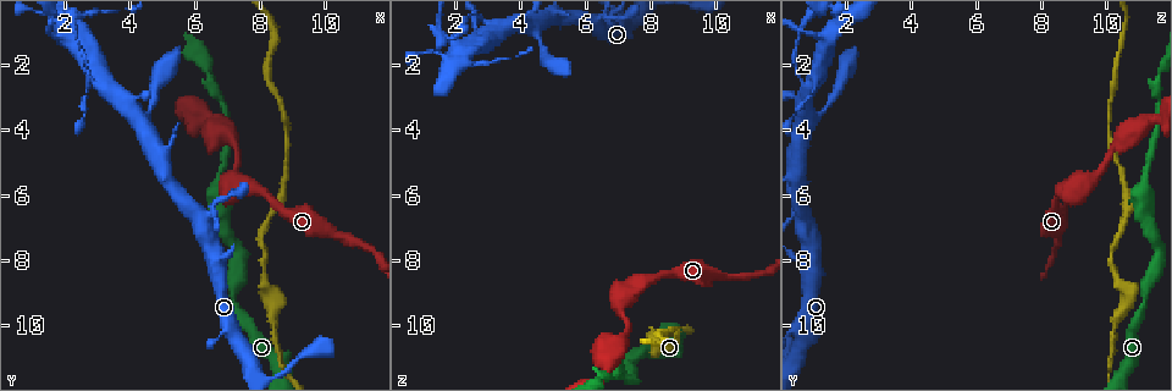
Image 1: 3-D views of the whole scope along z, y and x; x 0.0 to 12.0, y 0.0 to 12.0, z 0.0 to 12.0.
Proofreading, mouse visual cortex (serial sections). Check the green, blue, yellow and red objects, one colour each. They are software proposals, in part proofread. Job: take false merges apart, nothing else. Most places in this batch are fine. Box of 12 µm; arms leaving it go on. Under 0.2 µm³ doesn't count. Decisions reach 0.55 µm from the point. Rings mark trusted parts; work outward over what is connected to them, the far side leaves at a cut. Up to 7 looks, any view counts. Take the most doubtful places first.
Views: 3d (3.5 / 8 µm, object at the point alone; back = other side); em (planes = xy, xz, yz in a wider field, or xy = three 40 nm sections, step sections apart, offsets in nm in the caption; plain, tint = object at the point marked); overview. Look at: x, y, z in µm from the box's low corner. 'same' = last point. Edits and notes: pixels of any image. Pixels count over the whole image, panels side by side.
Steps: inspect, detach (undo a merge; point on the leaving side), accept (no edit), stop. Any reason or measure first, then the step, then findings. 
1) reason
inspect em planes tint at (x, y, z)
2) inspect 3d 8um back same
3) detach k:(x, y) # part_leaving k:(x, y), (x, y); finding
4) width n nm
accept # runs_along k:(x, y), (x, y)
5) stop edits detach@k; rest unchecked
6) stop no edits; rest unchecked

three-way junction
inspect 3d 3.5um back at (3.5, 2.7, 0.9)

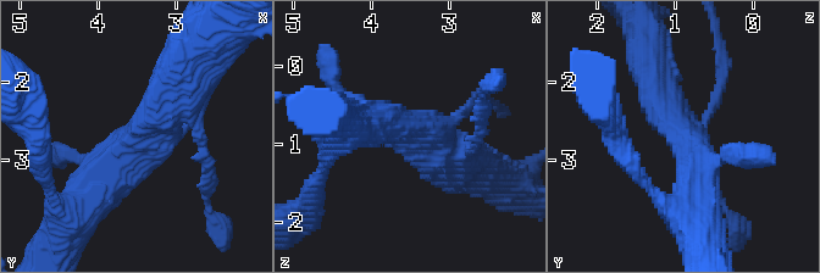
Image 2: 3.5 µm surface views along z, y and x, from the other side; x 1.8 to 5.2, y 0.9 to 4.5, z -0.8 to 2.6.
arms 3; arm_widths 150, 500, 600 nm
inspect em xy step 1 tint at (3.40, 2.65, 0.90)

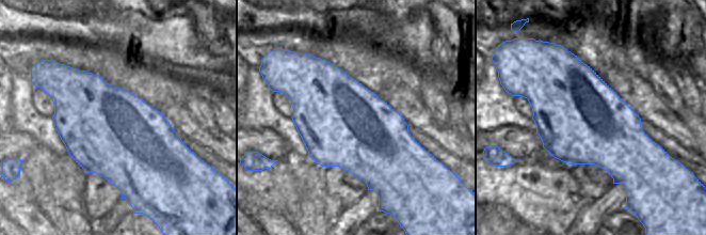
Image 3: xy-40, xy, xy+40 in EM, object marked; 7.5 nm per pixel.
another direction
inspect em planes tint same

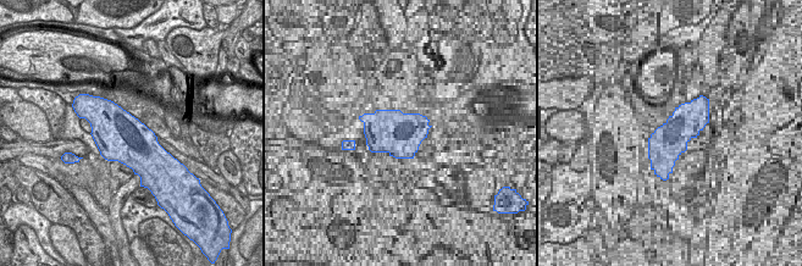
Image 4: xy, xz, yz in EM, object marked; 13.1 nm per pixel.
accept # runs_along 2:(89, 196), (171, 100), (179, 70); continuous, no second cell

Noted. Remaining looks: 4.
narrows sharply
inspect 3d 8um at (8.7, 11.1, 10.2)

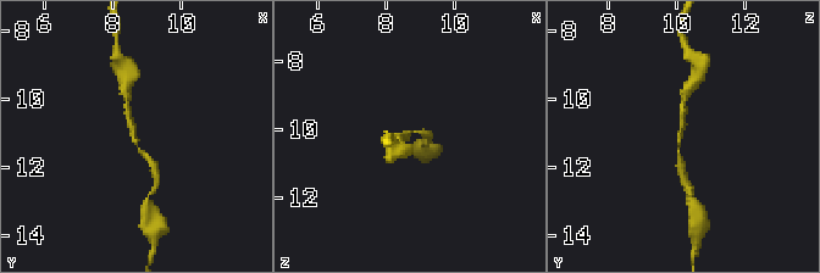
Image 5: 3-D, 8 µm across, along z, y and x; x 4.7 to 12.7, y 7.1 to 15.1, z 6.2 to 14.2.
inspect 3d 3.5um at (8.6, 11.1, 10.1)

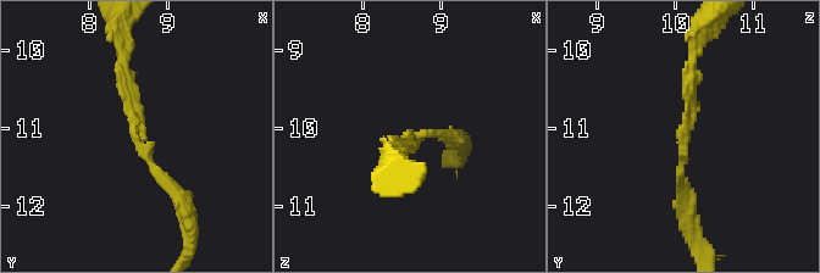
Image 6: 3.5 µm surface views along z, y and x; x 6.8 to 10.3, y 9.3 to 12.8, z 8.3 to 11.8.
arm_widths 150, 150 nm
inspect em xy step 5 tint at (8.65, 11.15, 10.15)

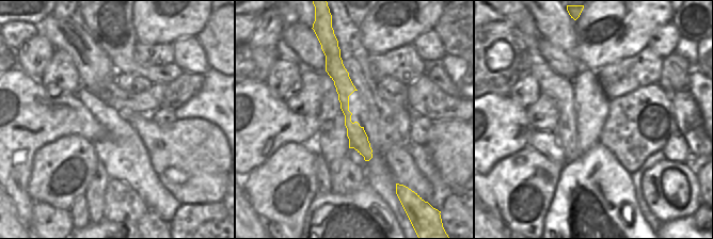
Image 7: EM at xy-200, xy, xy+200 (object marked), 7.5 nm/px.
accept # runs_along 7:(336, 51), (347, 120), (367, 157); one cell here

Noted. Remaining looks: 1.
stop no edits; rest unchecked

